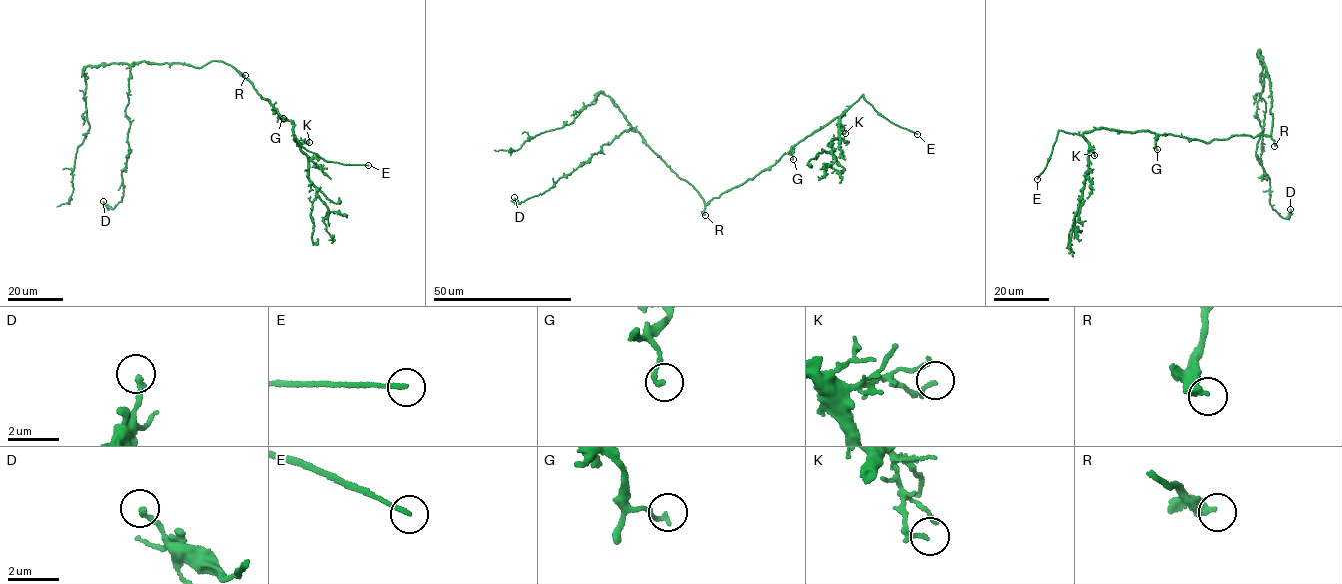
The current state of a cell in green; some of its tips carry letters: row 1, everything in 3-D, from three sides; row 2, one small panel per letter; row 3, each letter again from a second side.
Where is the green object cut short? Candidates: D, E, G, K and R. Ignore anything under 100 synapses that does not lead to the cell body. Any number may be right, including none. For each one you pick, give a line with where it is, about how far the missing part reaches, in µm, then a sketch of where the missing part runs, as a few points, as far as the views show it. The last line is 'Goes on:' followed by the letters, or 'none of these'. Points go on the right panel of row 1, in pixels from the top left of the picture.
E: at (1037, 179); about 20 µm are missing; missing branch runs (1037, 179), (1039, 190), (1035, 194), (1039, 201)
R: at (1274, 146); about 100 µm are missing; missing branch runs (1274, 146), (1271, 159), (1281, 175), (1268, 183), (1273, 211), (1263, 229), (1295, 268)
Goes on: E, R

